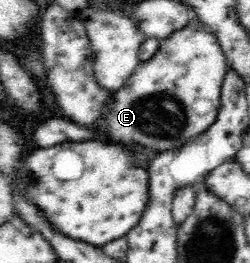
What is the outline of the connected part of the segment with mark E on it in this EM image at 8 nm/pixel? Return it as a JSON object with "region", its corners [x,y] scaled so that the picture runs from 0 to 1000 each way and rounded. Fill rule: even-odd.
{"region":[[[788,65],[772,68],[724,114],[700,114],[684,137],[640,148],[628,198],[596,228],[564,232],[500,323],[448,354],[436,388],[404,418],[404,449],[372,479],[336,487],[248,437],[228,437],[156,460],[156,479],[140,487],[124,525],[132,555],[156,555],[168,567],[268,536],[396,536],[444,521],[436,540],[564,551],[620,582],[716,563],[764,525],[804,513],[860,464],[908,251],[912,236],[872,144]]]}

